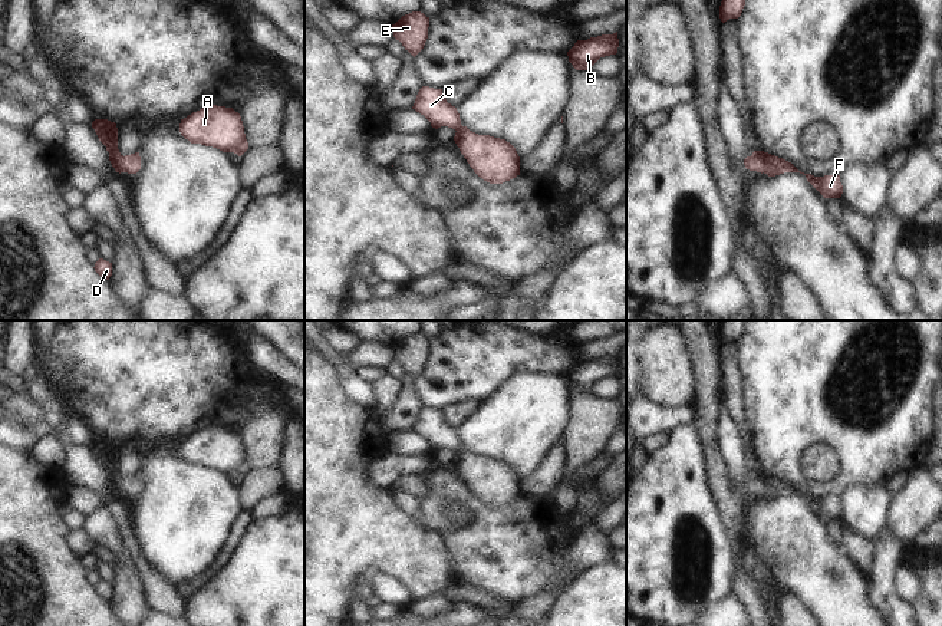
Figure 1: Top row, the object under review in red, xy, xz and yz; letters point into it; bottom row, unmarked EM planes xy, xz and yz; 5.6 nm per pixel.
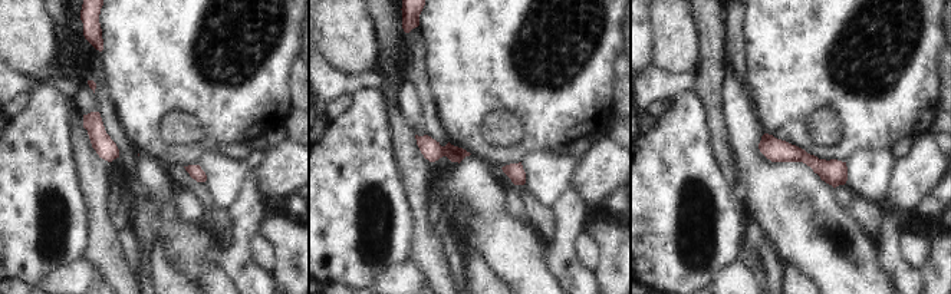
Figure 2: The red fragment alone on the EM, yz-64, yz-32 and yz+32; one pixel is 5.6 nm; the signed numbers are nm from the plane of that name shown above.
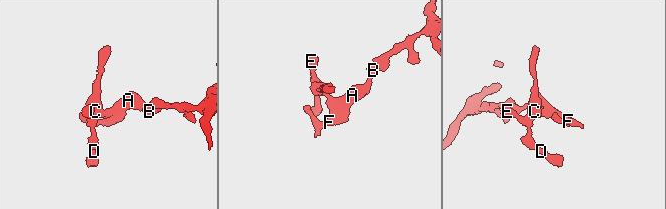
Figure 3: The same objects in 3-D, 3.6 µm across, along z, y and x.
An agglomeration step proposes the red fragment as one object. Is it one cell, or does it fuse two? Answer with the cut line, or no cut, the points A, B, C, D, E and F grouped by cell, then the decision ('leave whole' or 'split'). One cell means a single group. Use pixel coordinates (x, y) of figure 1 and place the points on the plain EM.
no cut; A B C D E F; leave whole

